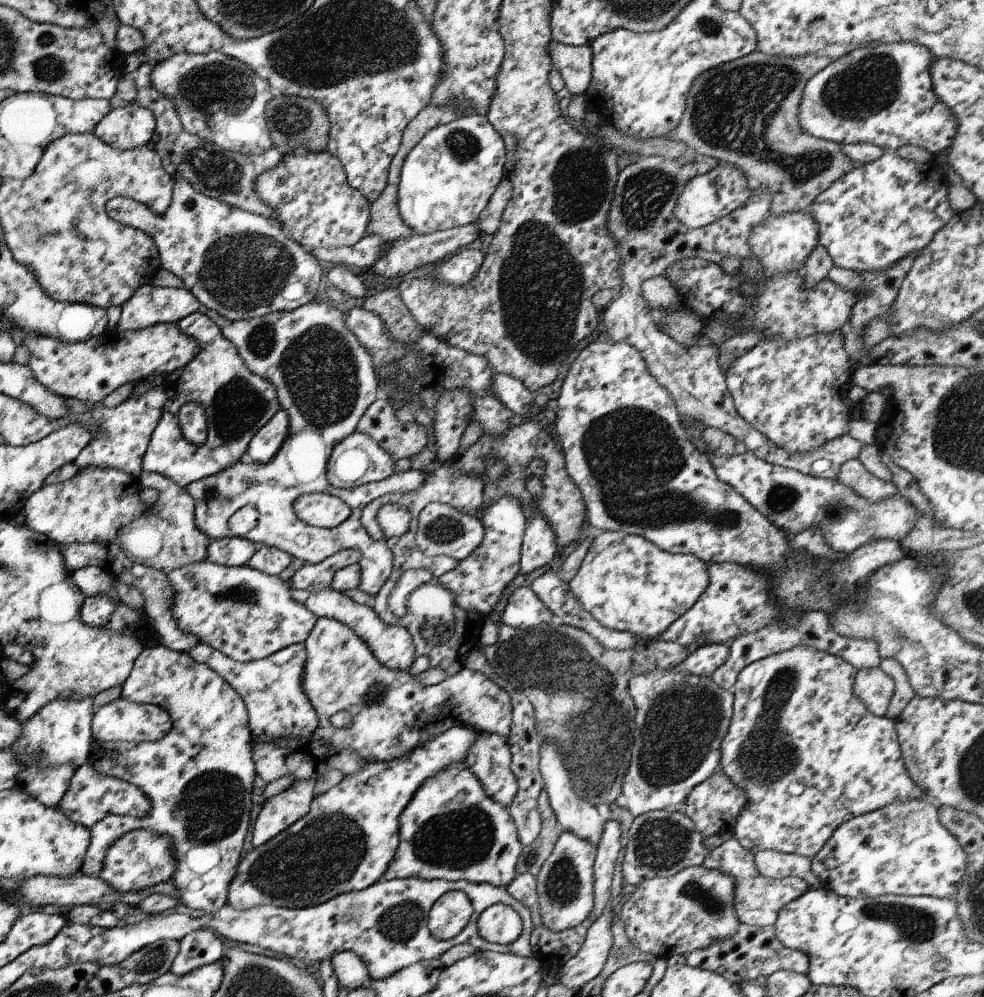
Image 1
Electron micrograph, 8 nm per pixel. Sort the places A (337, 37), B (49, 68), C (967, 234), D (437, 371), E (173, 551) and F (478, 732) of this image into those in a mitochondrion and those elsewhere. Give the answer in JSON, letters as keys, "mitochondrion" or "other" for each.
{"A":"mitochondrion","B":"mitochondrion","C":"other","D":"other","E":"other","F":"other"}

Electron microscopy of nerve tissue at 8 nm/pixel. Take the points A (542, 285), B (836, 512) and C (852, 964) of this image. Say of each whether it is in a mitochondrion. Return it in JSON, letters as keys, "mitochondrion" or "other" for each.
{"A":"mitochondrion","B":"mitochondrion","C":"other"}

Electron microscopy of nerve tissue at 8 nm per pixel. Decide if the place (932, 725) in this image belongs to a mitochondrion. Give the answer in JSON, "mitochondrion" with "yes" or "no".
{"mitochondrion":"no"}

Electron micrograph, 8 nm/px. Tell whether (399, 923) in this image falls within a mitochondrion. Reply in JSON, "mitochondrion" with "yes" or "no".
{"mitochondrion":"yes"}

